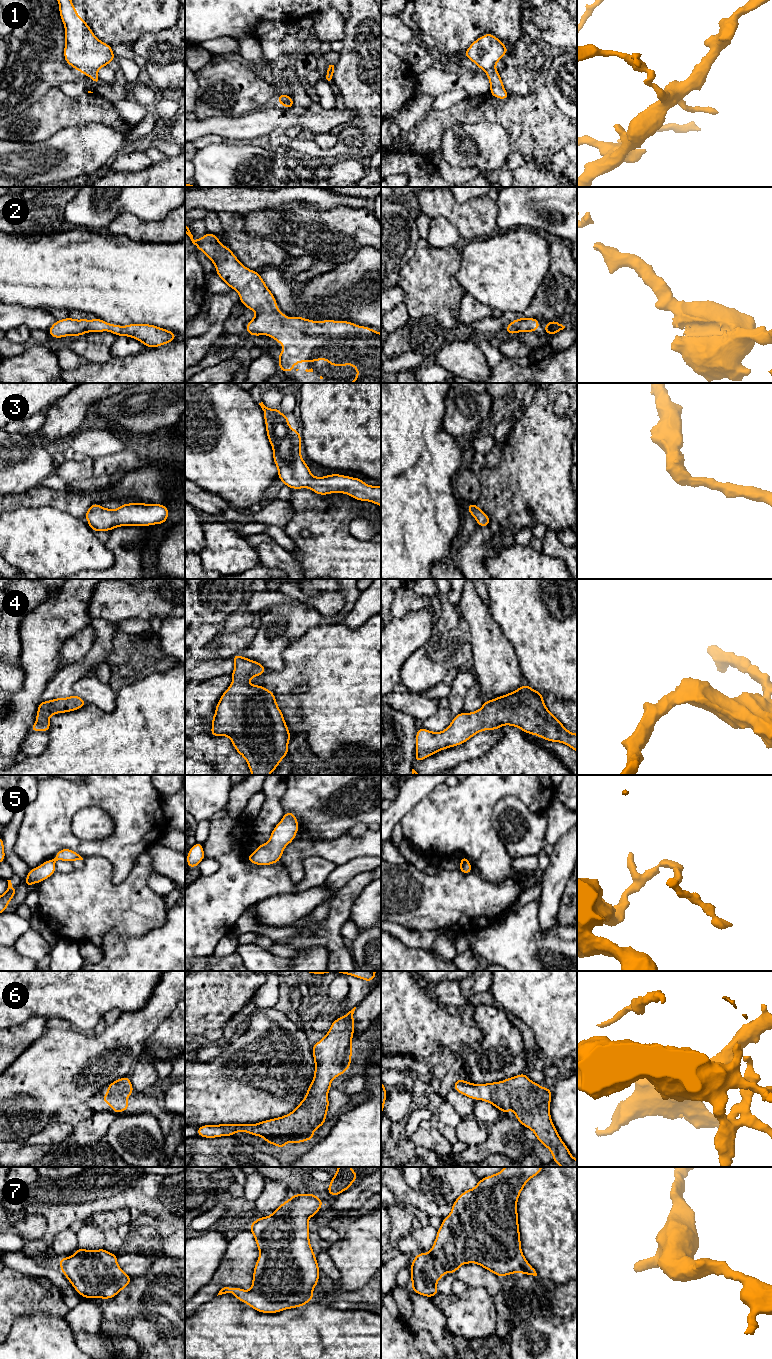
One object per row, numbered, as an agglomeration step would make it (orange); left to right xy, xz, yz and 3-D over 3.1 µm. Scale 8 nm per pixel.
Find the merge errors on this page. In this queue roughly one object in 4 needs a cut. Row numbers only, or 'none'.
1, 5

